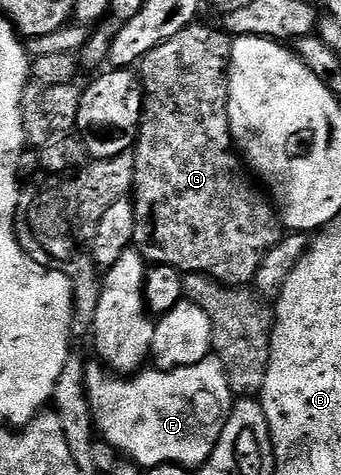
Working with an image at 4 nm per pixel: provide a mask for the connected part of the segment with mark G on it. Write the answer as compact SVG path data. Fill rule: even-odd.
M195 21L186 27L176 37L164 41L152 53L142 58L140 78L142 81L142 121L138 125L138 137L133 148L134 157L134 212L136 213L136 233L134 247L142 254L147 264L159 267L174 267L183 273L209 275L217 283L225 287L245 288L253 284L256 273L260 269L260 261L270 252L283 237L284 228L275 204L261 190L254 188L255 180L248 174L239 152L234 146L230 135L230 118L228 117L228 85L230 84L230 44L231 36L225 30L217 31L214 27L205 27L202 21Z

